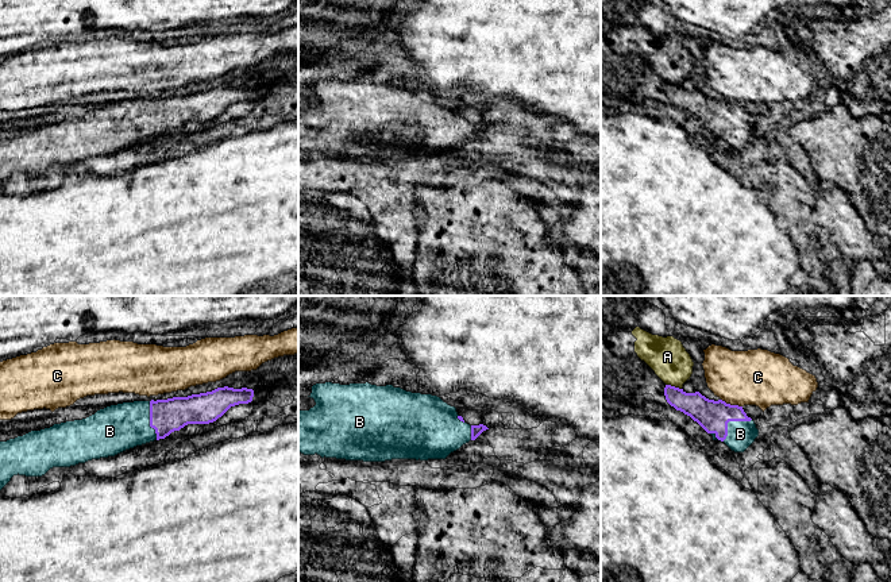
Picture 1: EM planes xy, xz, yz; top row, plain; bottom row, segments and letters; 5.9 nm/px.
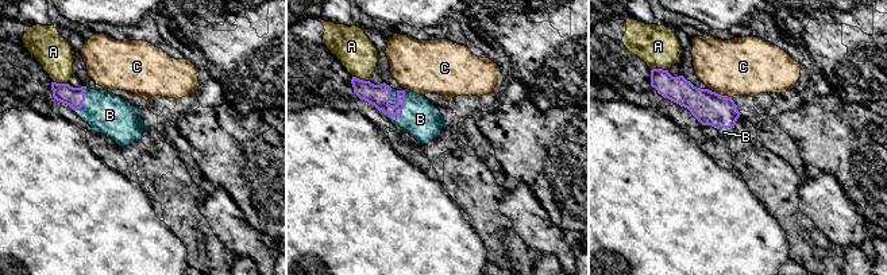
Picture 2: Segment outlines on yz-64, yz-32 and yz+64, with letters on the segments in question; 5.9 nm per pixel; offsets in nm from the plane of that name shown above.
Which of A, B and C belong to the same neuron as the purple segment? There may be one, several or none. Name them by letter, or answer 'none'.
B

